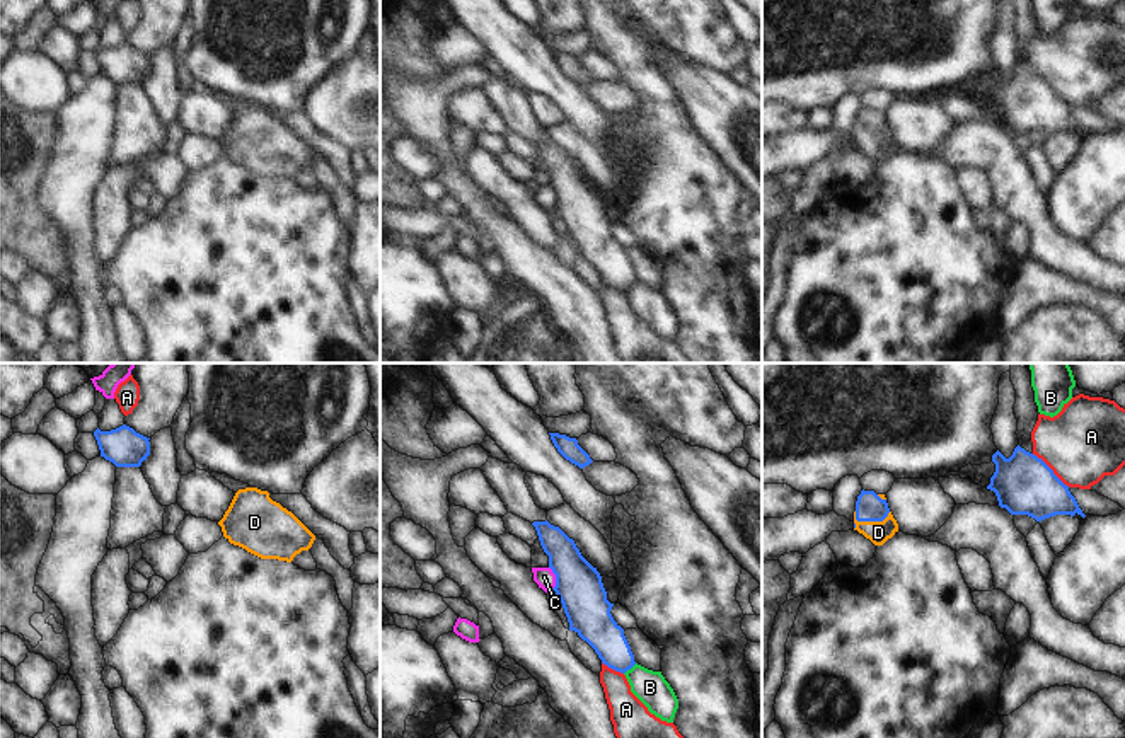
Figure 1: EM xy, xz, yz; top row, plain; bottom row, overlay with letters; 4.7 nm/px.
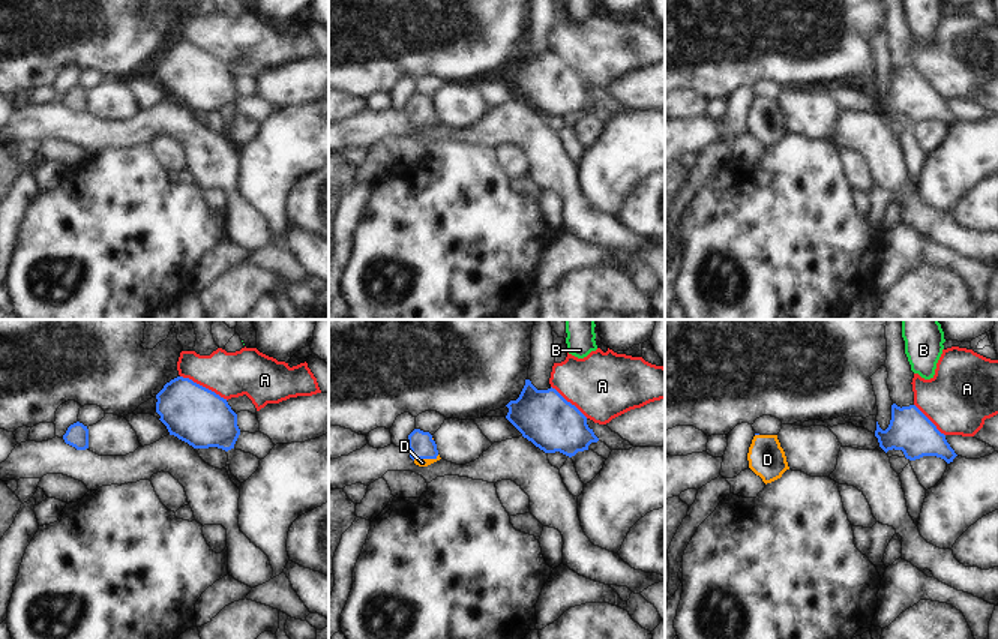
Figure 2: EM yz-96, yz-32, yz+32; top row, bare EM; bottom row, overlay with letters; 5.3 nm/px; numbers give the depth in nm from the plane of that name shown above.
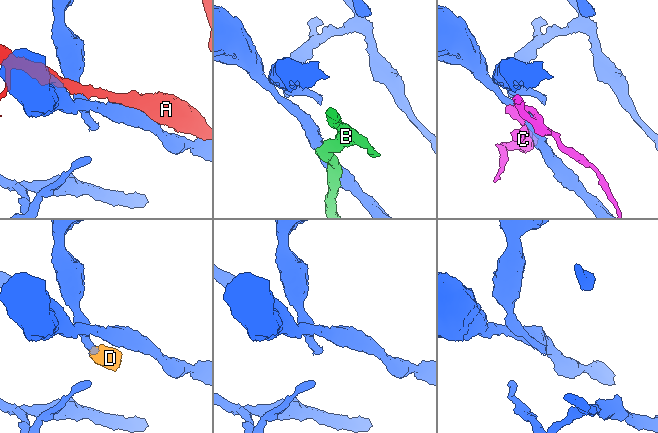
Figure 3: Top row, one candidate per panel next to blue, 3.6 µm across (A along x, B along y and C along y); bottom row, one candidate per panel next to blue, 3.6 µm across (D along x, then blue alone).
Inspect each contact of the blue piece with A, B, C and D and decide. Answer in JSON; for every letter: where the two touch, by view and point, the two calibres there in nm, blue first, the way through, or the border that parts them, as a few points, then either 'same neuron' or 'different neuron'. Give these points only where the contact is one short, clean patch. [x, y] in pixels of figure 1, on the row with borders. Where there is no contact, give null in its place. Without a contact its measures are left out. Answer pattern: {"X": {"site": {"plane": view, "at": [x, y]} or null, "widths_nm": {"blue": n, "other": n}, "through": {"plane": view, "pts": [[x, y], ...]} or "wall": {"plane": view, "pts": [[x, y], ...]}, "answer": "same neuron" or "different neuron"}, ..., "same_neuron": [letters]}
{"A": {"site": {"plane": "yz", "at": [1050, 469]}, "widths_nm": {"blue": 280, "other": 380}, "answer": "different neuron"}, "B": {"site": {"plane": "xz", "at": [629, 668]}, "widths_nm": {"blue": 170, "other": 160}, "answer": "different neuron"}, "C": {"site": {"plane": "xz", "at": [556, 578]}, "widths_nm": {"blue": 220, "other": 90}, "wall": {"plane": "xz", "pts": [[549, 566], [554, 575], [553, 588]]}, "answer": "different neuron"}, "D": {"site": {"plane": "yz", "at": [870, 520]}, "widths_nm": {"blue": 140, "other": 110}, "through": {"plane": "yz", "pts": [[870, 507], [870, 520], [878, 532]]}, "answer": "same neuron"}, "same_neuron": ["D"]}

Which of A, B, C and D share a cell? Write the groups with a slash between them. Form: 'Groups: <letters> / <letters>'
Groups: A / B / C / D.

